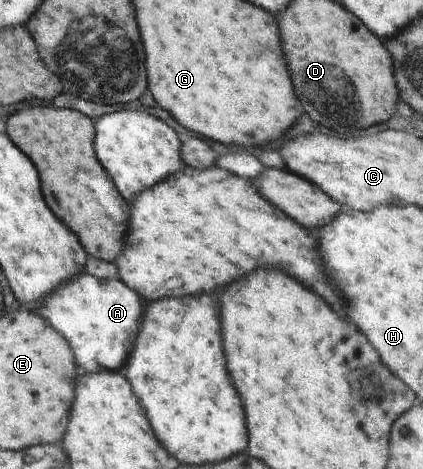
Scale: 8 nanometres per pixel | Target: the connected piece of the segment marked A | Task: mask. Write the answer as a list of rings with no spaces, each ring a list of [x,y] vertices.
[[[80,273],[51,291],[39,304],[38,312],[67,340],[80,372],[97,373],[102,369],[118,372],[133,349],[146,302],[120,278],[102,280]]]

